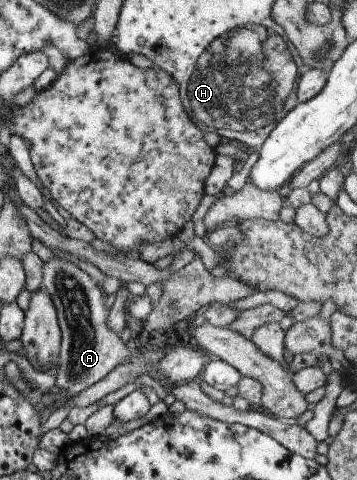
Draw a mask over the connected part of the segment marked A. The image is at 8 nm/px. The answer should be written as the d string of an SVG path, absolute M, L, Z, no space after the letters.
M54 257L41 266L41 290L49 295L55 307L58 326L60 327L60 354L56 360L55 386L67 392L66 398L79 394L99 382L110 370L125 360L131 360L144 348L140 344L131 354L129 348L118 334L107 328L107 308L105 294L84 271L64 258Z

